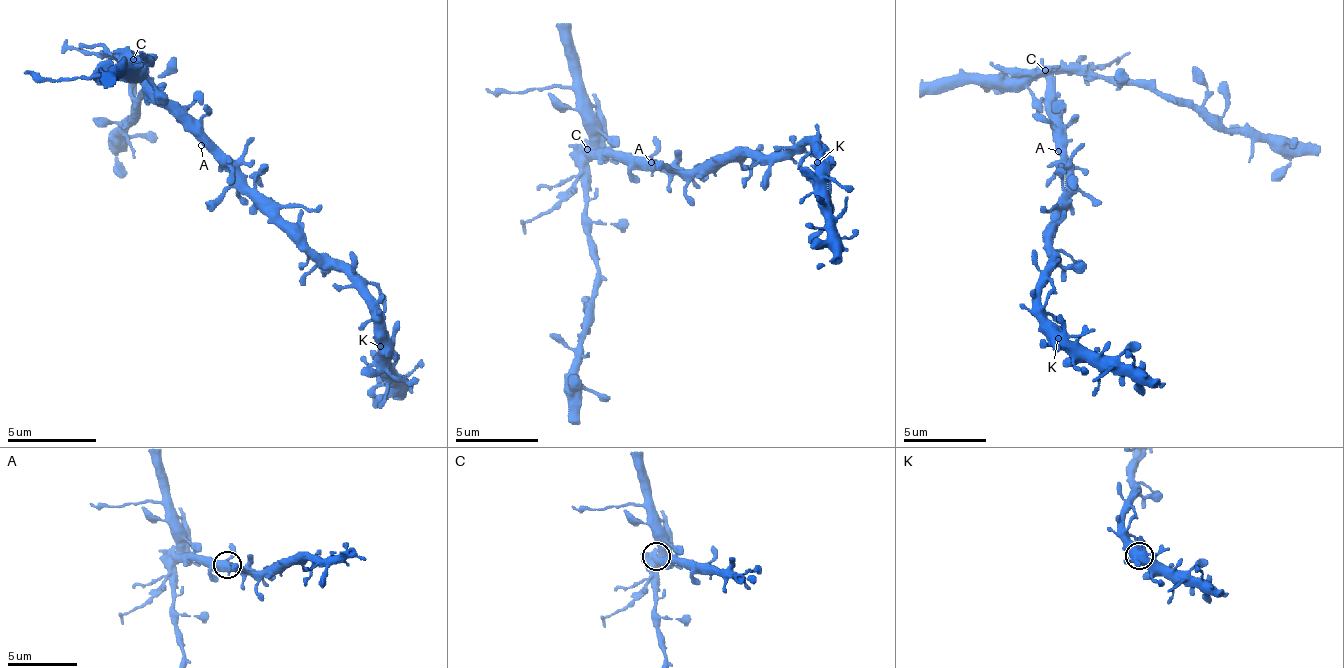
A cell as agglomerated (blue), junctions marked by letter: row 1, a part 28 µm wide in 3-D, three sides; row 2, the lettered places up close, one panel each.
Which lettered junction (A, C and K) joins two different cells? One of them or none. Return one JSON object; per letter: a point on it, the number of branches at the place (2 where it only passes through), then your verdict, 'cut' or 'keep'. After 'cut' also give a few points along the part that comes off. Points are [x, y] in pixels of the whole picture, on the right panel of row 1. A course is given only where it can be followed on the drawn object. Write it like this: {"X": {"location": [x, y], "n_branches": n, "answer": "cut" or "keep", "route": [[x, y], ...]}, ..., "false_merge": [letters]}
{"A": {"location": [1058, 151], "n_branches": 2, "answer": "keep"}, "C": {"location": [1045, 70], "n_branches": 4, "answer": "cut", "route": [[1046, 71], [1150, 80], [1162, 92], [1183, 96], [1216, 117], [1229, 130], [1304, 142], [1316, 155]]}, "K": {"location": [1058, 338], "n_branches": 4, "answer": "keep"}, "false_merge": ["C"]}

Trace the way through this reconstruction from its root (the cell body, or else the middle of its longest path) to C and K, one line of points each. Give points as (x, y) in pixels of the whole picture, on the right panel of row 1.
C: (1066, 146), (1066, 121), (1054, 105), (1054, 80), (1046, 71)
K: (1066, 146), (1066, 209), (1050, 238), (1050, 267), (1041, 288), (1046, 326), (1058, 338)

